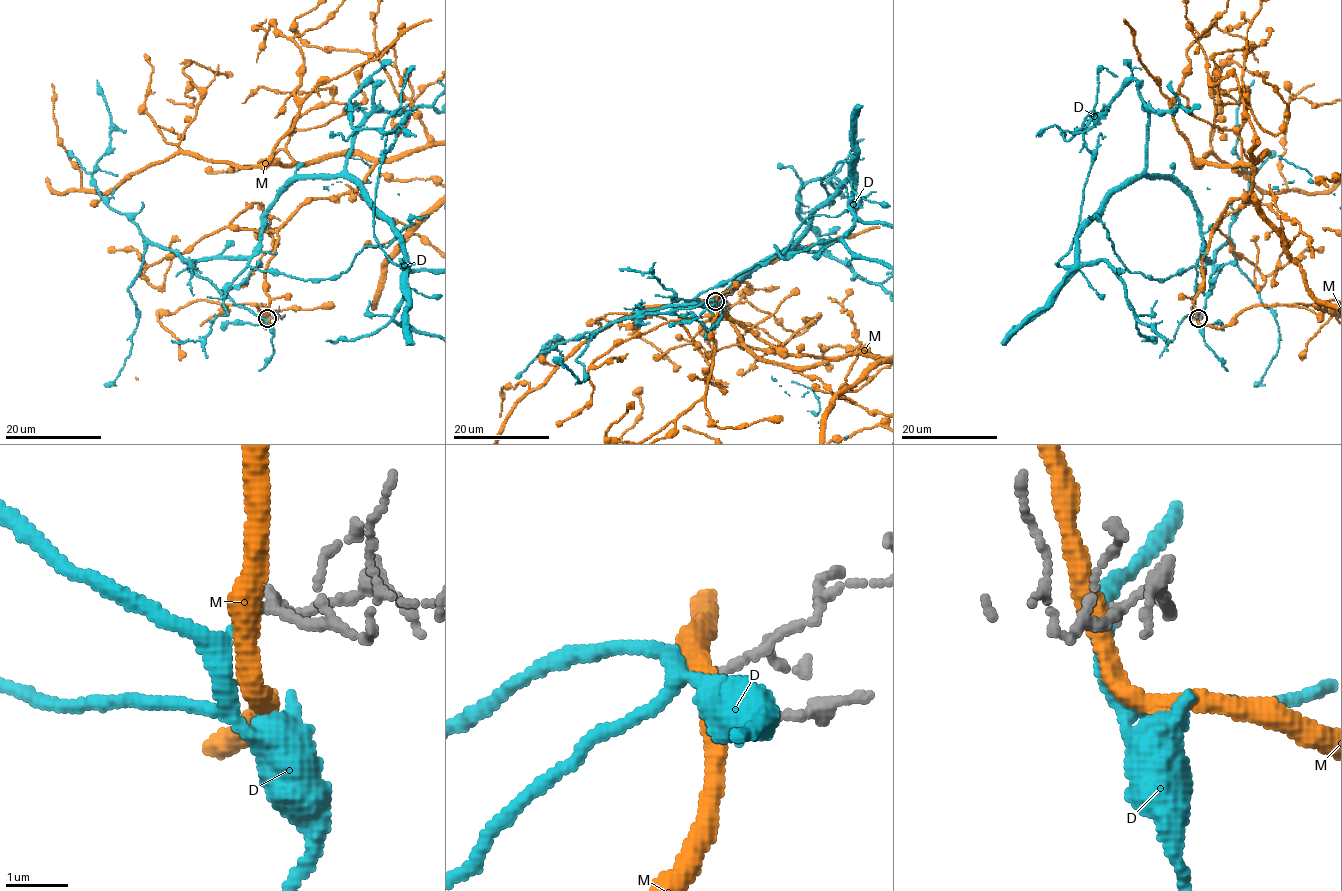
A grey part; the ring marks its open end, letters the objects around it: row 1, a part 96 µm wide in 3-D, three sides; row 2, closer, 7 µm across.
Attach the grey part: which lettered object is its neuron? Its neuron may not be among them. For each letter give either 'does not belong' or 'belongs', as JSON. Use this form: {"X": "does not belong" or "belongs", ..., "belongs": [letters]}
{"D": "does not belong", "M": "does not belong", "belongs": []}

